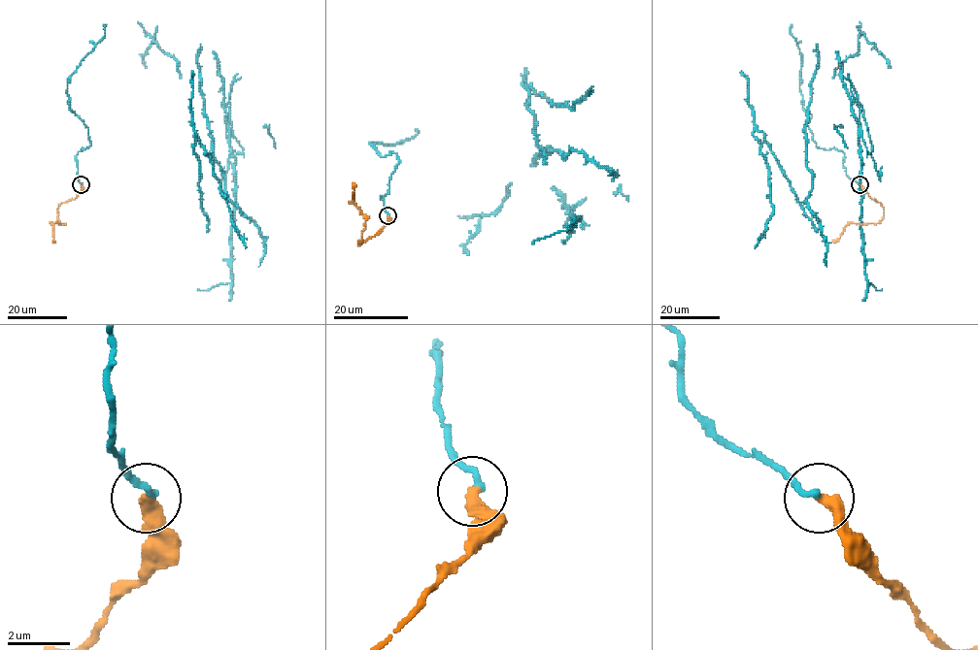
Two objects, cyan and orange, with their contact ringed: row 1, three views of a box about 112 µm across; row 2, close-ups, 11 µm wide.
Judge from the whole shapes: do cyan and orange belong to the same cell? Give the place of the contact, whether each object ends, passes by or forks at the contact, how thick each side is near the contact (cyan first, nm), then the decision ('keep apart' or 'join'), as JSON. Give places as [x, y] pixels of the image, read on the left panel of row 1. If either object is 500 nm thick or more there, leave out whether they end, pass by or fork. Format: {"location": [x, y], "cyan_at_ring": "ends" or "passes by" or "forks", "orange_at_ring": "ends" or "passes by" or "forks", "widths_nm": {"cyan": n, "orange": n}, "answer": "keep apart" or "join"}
{"location": [81, 184], "cyan_at_ring": "ends", "orange_at_ring": "ends", "widths_nm": {"cyan": 220, "orange": 440}, "answer": "join"}

